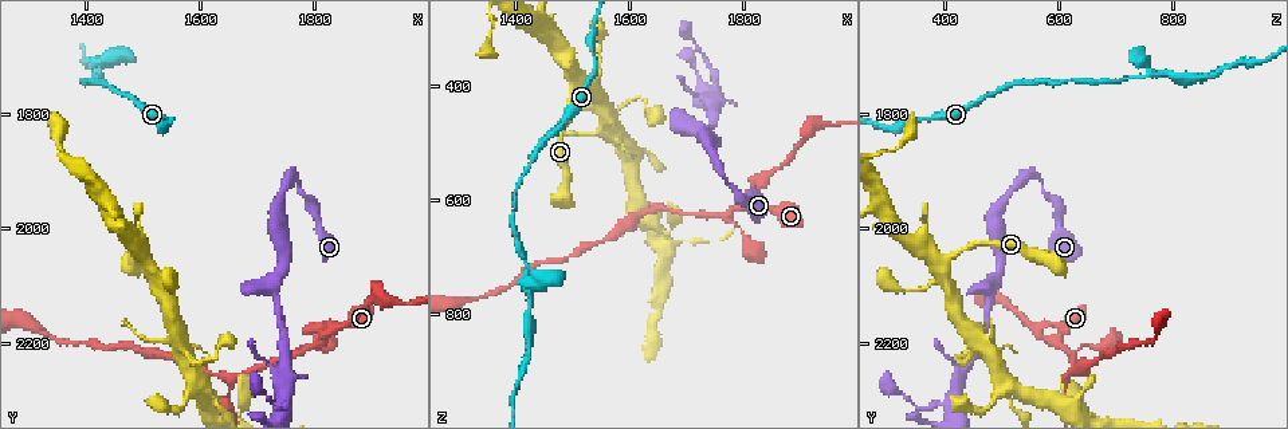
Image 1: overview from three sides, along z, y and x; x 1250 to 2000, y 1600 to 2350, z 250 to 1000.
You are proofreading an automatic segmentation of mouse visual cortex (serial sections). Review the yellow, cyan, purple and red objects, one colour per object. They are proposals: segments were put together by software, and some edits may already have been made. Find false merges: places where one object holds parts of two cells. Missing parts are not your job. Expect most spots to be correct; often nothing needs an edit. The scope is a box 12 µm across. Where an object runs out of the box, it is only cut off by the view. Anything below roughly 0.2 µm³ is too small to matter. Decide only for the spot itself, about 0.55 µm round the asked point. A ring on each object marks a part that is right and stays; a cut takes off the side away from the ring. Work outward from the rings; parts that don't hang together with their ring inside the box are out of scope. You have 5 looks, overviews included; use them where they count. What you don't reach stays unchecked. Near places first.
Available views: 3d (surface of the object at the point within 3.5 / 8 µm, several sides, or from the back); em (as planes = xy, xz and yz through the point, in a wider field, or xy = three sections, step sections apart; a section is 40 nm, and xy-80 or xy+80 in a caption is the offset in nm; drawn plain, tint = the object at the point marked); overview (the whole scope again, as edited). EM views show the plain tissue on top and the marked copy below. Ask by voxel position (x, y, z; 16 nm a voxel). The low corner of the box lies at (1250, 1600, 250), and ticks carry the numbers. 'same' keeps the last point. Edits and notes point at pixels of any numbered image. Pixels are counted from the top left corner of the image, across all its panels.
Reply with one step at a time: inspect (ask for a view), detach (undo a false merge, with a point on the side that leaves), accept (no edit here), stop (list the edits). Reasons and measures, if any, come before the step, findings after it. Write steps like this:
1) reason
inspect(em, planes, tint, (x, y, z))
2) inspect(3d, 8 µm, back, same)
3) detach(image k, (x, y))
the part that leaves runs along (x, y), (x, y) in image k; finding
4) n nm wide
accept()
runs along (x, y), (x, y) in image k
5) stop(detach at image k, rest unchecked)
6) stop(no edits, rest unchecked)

branch point
inspect(3d, 3.5 µm, (1420, 1730, 760))

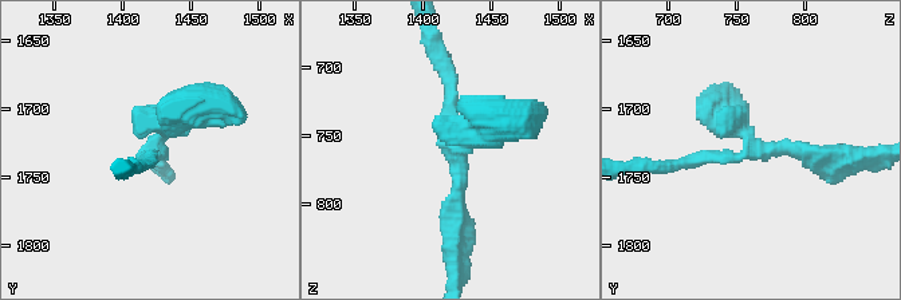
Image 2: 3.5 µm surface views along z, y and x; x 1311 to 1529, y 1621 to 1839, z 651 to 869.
inspect(em, xy, step 3, tint, (1422, 1732, 762))

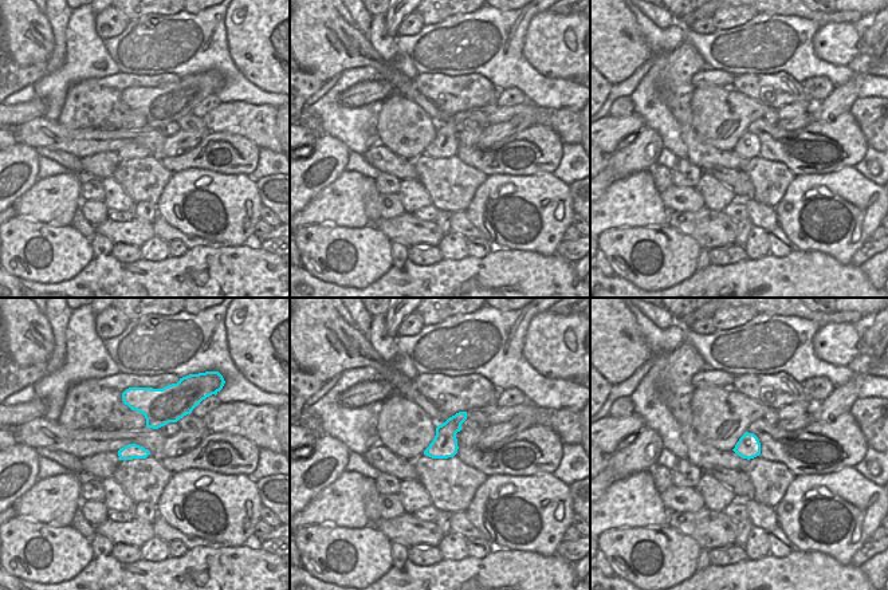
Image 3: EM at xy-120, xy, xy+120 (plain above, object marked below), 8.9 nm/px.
detach(image 2, (717, 101))
a second cell is stuck on

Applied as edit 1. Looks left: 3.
inspect(3d, 3.5 µm, (1305, 2170, 780))

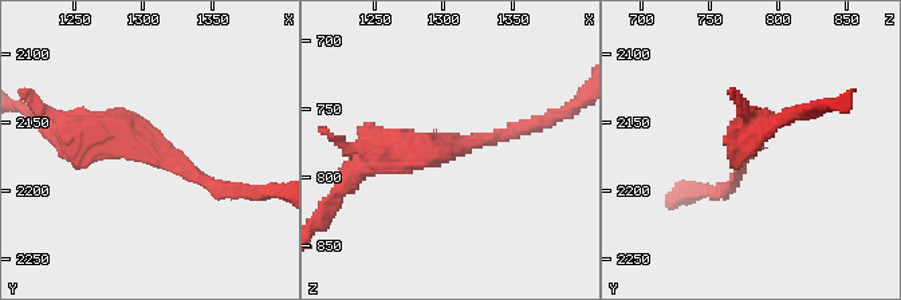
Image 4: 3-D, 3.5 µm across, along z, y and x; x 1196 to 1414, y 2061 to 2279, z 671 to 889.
need the tissue
inspect(em, planes, tint, (1298, 2166, 778))

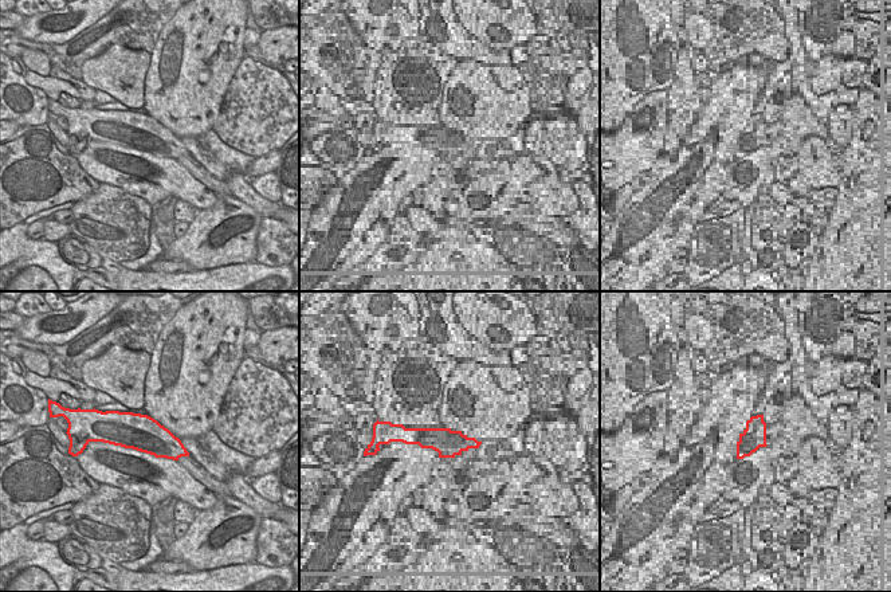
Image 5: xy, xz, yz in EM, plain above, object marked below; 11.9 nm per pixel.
another direction
inspect(em, xy, step 1, tint, same)

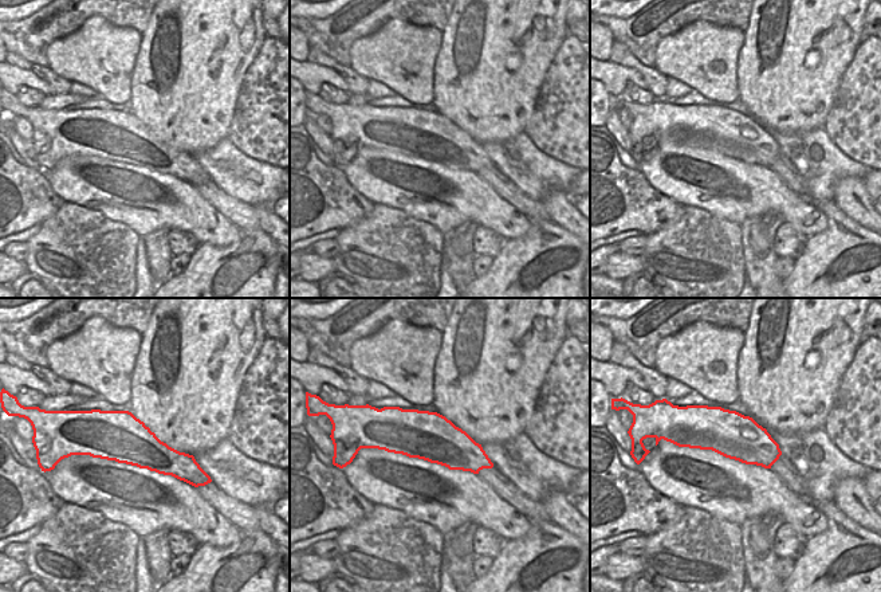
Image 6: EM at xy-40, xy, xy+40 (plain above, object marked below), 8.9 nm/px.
accept()
runs along (216, 185), (126, 127), (77, 156) in image 4; all the same cell

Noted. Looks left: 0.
stop(detach at image 2, rest unchecked)

